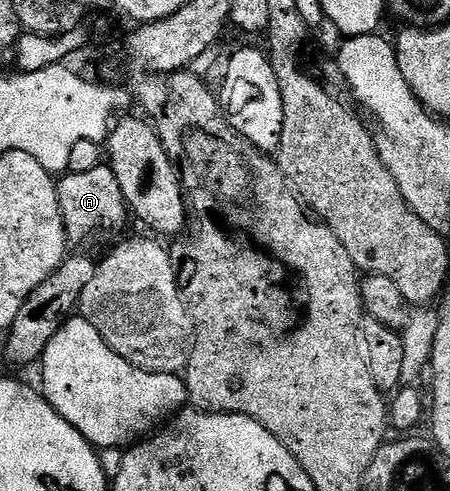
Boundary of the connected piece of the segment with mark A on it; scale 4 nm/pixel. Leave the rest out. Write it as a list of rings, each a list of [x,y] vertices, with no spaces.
[[[104,164],[92,168],[90,172],[64,173],[57,182],[59,203],[63,219],[67,225],[67,241],[83,242],[102,230],[119,230],[129,219],[127,201],[121,192],[121,184],[117,184],[117,176],[110,165]]]

